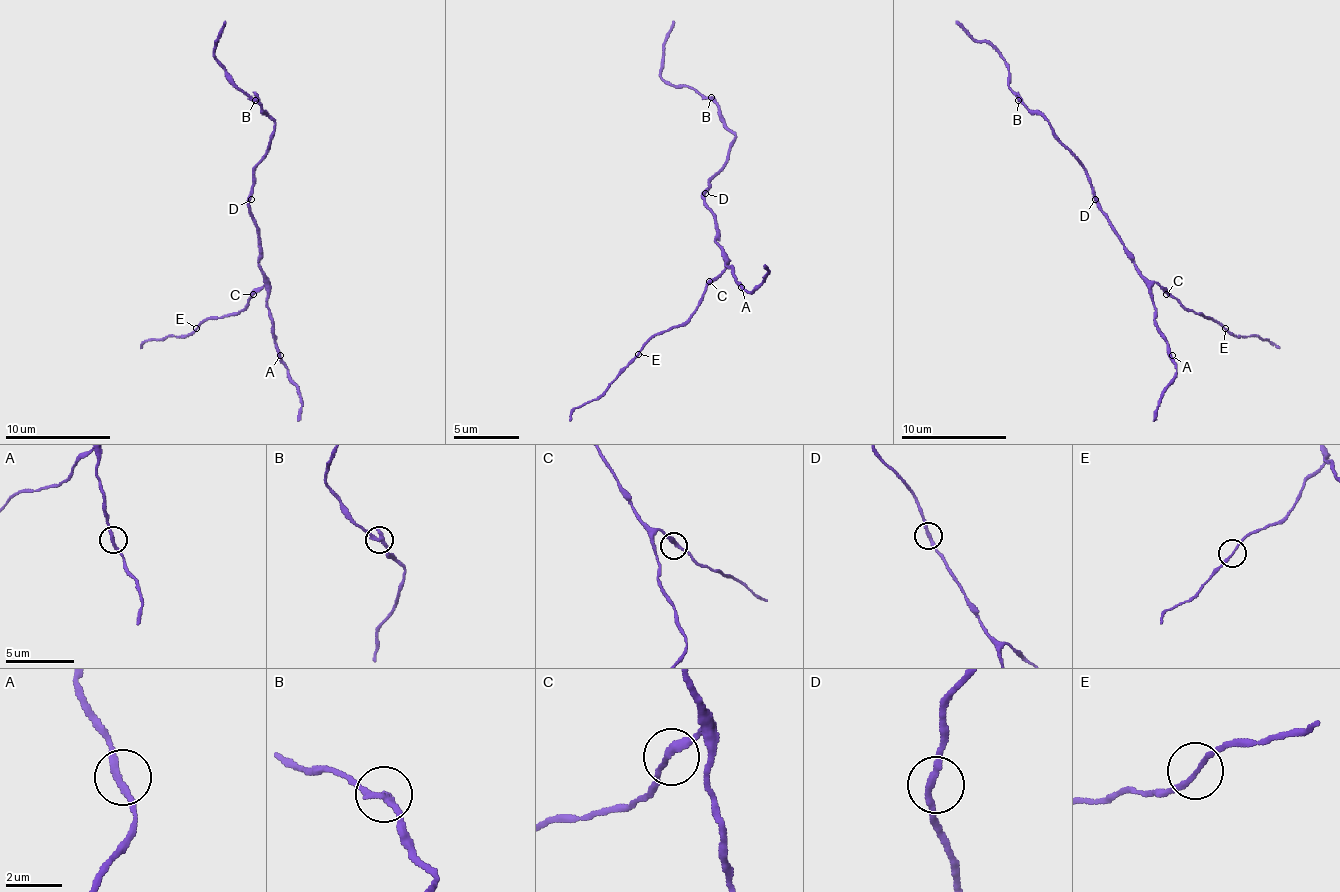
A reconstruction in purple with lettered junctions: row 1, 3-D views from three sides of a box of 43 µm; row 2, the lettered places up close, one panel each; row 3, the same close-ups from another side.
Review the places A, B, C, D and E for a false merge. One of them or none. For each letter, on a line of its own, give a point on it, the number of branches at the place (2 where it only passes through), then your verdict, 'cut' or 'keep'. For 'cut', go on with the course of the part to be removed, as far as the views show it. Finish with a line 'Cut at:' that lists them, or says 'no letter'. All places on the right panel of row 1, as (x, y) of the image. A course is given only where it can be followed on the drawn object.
A: place (1172, 355); branches 2; keep
B: place (1018, 100); branches 2; keep
C: place (1166, 294); branches 2; keep
D: place (1095, 199); branches 2; keep
E: place (1225, 328); branches 2; keep
Cut at: no letter

